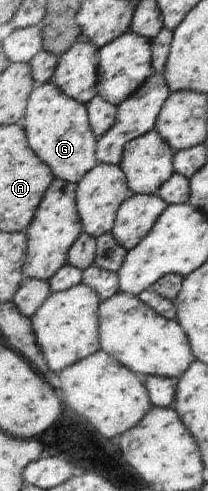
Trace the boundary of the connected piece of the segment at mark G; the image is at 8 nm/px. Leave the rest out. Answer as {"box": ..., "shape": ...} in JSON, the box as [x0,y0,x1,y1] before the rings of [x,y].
{"box":[18,82,99,184],"shape":[[[54,82],[38,84],[34,88],[28,100],[27,112],[18,125],[23,126],[27,133],[29,145],[51,166],[56,178],[79,184],[80,180],[99,164],[99,157],[97,156],[97,141],[99,139],[92,131],[87,104],[68,97]]]}

